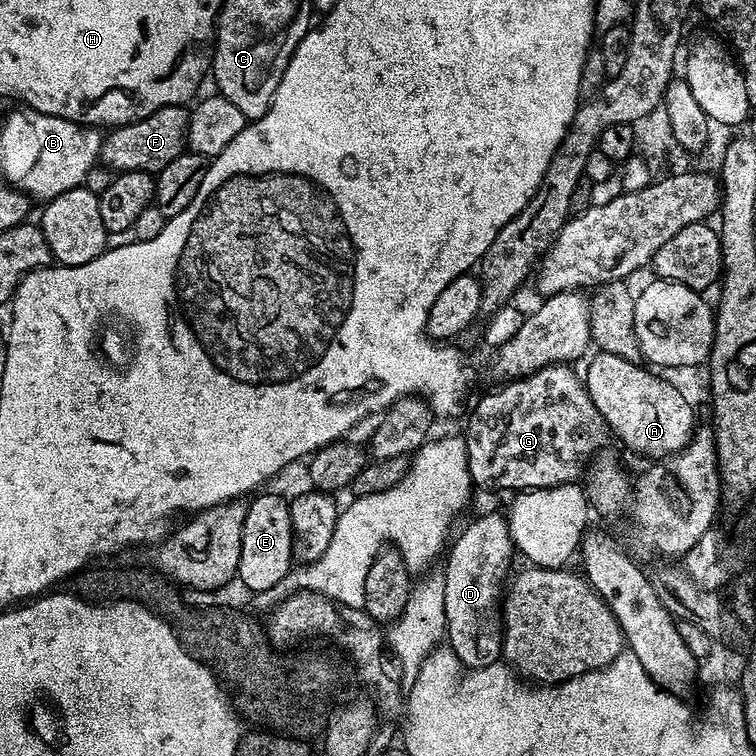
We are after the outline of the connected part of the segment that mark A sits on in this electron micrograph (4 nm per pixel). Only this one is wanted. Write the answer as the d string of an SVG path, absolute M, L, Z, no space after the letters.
M597 351L595 355L588 369L582 372L582 379L598 414L602 414L615 439L617 436L640 456L672 458L683 453L694 431L692 408L687 398L670 381L655 376L660 374L647 367L626 362L626 358L618 358L618 354Z

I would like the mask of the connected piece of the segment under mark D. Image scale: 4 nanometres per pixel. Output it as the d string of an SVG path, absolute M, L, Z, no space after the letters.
M496 512L480 516L458 532L443 557L446 644L465 668L485 668L497 663L502 656L502 584L499 580L505 579L504 571L514 557L514 549L507 519L501 513L500 516Z

